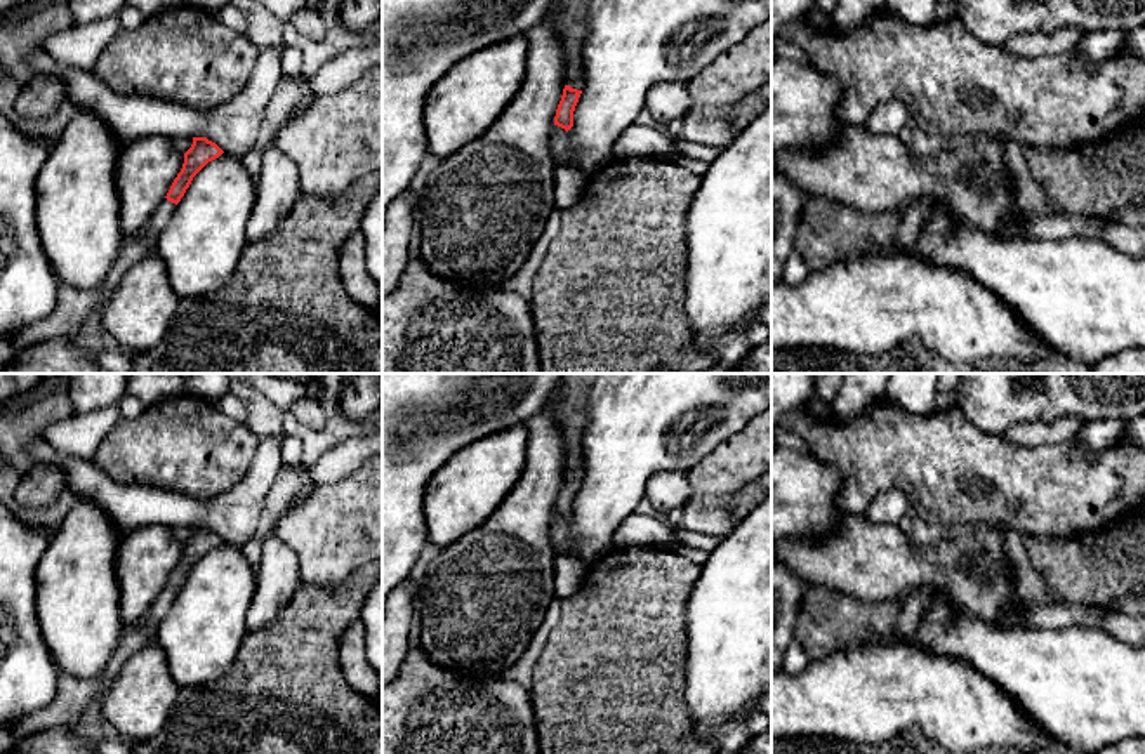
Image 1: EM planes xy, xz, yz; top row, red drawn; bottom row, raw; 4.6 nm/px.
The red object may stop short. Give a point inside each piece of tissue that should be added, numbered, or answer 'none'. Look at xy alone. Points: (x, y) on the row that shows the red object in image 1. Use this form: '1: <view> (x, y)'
1: xy (165, 209)

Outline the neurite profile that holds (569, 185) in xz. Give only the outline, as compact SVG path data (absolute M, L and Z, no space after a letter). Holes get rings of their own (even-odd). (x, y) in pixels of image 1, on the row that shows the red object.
M558 165L554 170L554 208L563 212L577 203L584 195L587 182L589 175L575 169Z

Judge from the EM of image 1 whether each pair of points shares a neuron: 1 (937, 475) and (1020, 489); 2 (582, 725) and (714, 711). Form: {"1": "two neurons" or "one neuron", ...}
{"1": "one neuron", "2": "two neurons"}

